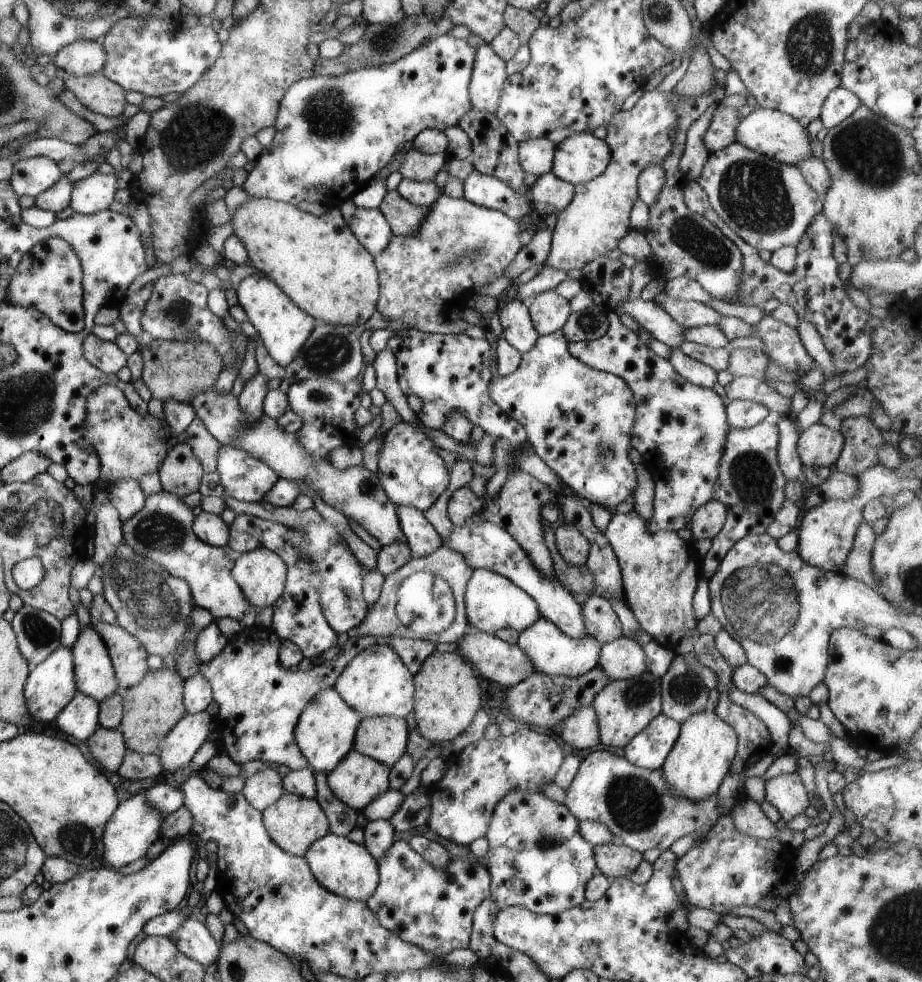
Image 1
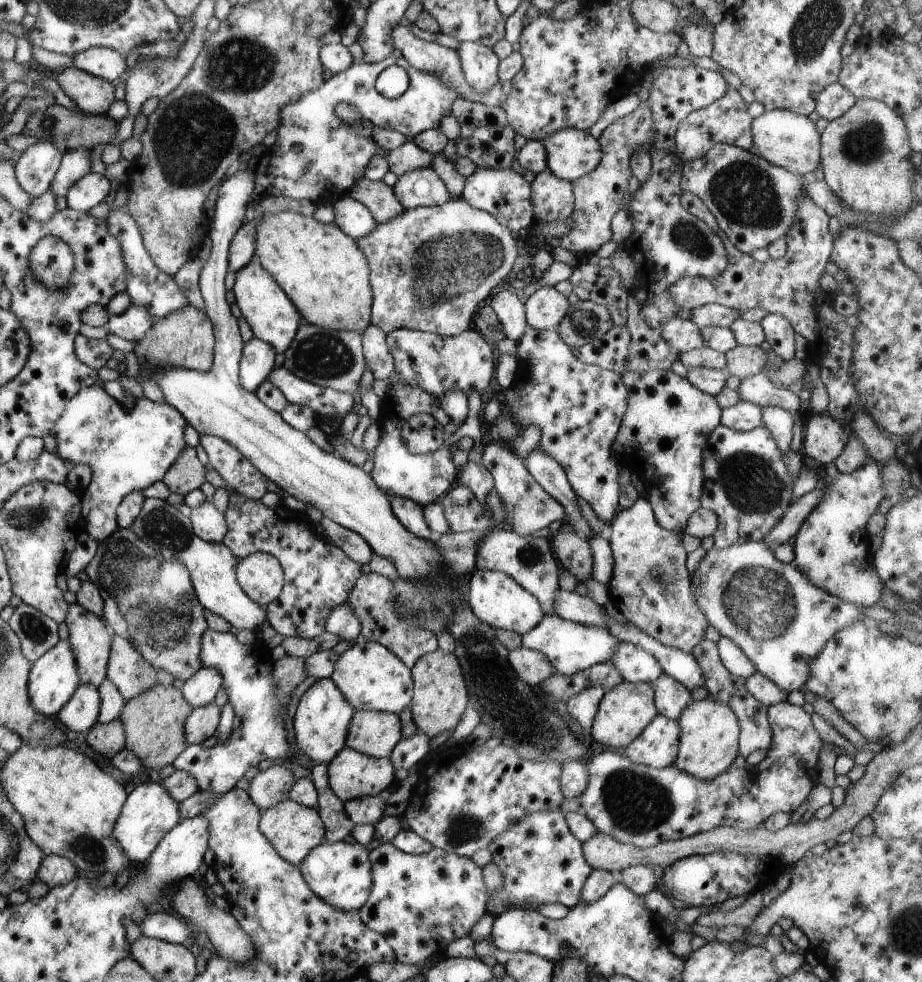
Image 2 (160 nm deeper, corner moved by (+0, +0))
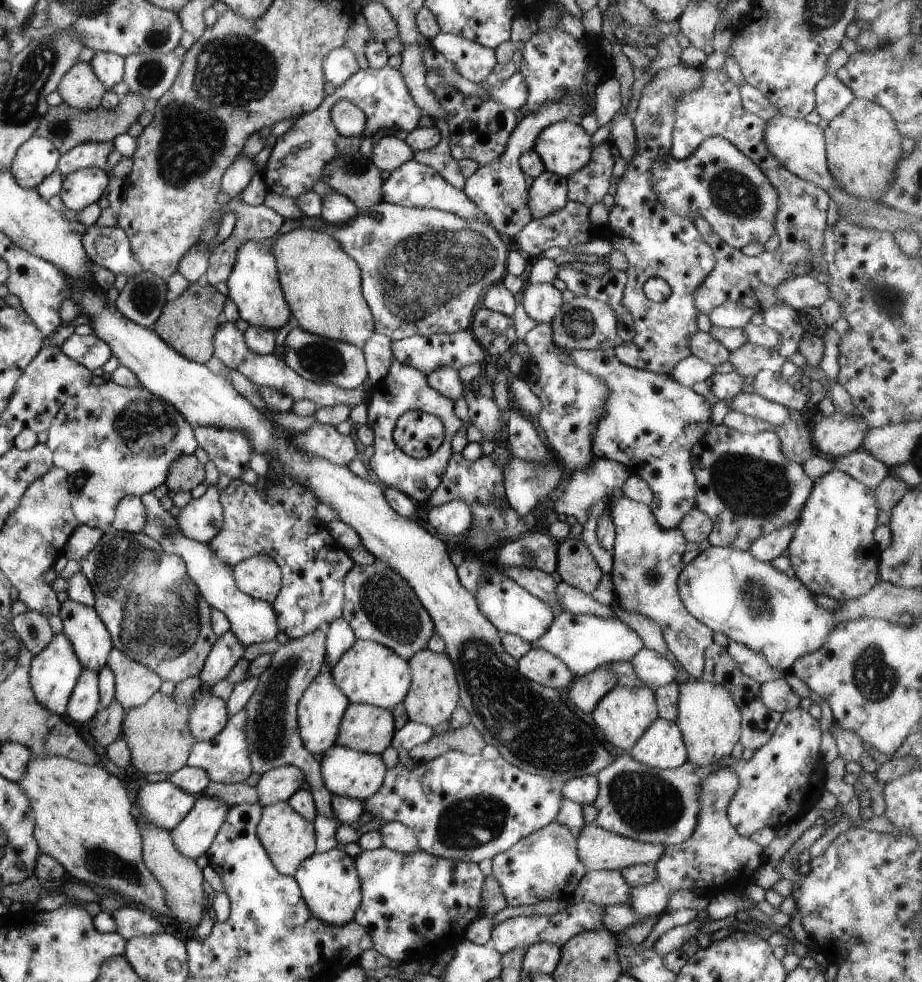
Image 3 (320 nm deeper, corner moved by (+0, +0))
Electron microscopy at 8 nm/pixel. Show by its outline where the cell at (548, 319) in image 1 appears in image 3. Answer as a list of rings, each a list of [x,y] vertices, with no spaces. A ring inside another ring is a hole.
[[[552,283],[526,284],[522,294],[522,306],[536,323],[551,324],[563,306],[562,292]]]

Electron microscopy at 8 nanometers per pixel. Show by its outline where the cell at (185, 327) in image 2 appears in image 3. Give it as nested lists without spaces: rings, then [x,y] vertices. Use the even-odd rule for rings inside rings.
[[[192,282],[176,299],[168,300],[162,314],[151,327],[157,336],[178,354],[192,362],[206,364],[214,353],[214,336],[223,317],[222,308],[227,301],[214,286]]]

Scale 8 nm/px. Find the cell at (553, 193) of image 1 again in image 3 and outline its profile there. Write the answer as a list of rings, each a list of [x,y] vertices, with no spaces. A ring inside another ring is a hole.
[[[542,172],[528,189],[528,207],[532,219],[542,219],[554,214],[568,204],[567,178]]]

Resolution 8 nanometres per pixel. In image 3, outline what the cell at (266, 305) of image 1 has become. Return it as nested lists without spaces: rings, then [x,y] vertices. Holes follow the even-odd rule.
[[[276,236],[266,240],[246,242],[240,246],[240,252],[236,256],[234,268],[228,278],[228,296],[238,307],[240,318],[250,326],[266,328],[272,332],[278,332],[290,320],[290,308],[286,304],[286,298],[282,293],[276,260],[272,254],[272,244]]]

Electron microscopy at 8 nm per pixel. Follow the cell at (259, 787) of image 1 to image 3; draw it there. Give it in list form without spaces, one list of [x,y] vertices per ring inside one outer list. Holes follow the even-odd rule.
[[[283,765],[268,770],[260,776],[256,784],[258,805],[270,806],[278,802],[288,801],[296,792],[301,790],[305,780],[304,772],[293,765]]]

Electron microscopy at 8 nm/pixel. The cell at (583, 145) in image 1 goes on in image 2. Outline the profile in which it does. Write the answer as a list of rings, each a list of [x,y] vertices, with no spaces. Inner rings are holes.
[[[563,128],[544,137],[547,169],[553,176],[573,183],[594,171],[602,159],[602,148],[588,131]]]

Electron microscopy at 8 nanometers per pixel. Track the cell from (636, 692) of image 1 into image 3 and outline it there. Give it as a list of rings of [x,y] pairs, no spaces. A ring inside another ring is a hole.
[[[617,684],[598,702],[592,717],[596,726],[602,730],[600,732],[604,734],[606,741],[629,753],[644,732],[659,719],[654,691],[647,686],[637,688]]]

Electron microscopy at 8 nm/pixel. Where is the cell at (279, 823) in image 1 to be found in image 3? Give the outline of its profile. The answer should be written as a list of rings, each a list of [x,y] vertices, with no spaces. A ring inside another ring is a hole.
[[[287,801],[263,806],[261,818],[256,828],[256,835],[262,846],[266,848],[272,864],[276,870],[285,876],[292,876],[300,868],[300,864],[307,860],[316,851],[316,828],[314,822],[304,820]]]

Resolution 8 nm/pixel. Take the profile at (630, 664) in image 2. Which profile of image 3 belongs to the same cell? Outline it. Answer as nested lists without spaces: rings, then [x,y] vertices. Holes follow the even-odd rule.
[[[642,648],[628,660],[634,668],[634,674],[652,691],[672,684],[676,679],[676,666],[668,658],[654,650]]]

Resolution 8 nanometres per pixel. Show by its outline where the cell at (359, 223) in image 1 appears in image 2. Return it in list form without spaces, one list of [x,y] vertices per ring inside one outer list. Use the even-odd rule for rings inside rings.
[[[349,196],[335,201],[332,206],[335,213],[333,224],[353,240],[366,237],[378,223],[364,204]]]

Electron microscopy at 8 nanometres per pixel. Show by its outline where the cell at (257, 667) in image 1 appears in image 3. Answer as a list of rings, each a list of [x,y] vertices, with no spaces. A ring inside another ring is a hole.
[[[241,710],[228,720],[224,730],[218,732],[212,740],[197,741],[190,750],[186,764],[192,768],[200,768],[208,774],[211,782],[232,785],[244,783],[252,774],[252,762],[246,742],[246,717],[245,710]]]

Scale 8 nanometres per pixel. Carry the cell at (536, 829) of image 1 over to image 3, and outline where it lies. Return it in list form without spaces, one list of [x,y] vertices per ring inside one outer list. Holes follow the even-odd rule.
[[[557,821],[530,832],[509,850],[492,859],[493,876],[500,882],[509,906],[532,906],[547,900],[570,900],[588,872],[578,857],[577,838]]]

